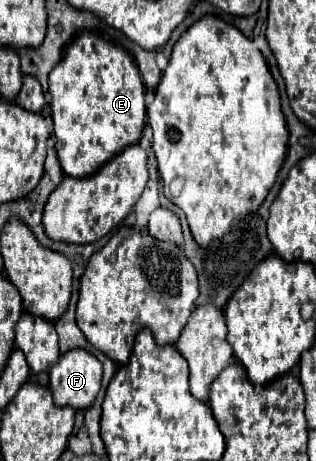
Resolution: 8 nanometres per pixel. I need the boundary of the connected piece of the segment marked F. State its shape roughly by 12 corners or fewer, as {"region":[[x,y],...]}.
{"region":[[67,351],[49,371],[59,407],[85,411],[103,367],[87,351]]}

